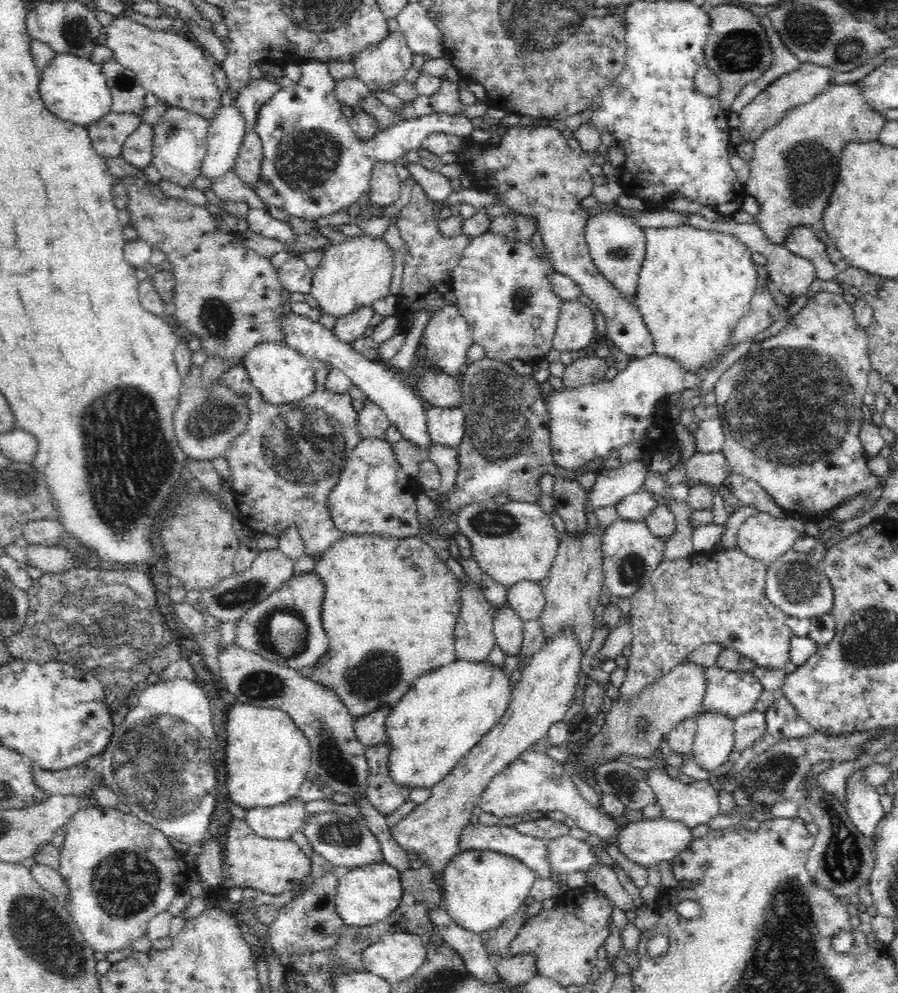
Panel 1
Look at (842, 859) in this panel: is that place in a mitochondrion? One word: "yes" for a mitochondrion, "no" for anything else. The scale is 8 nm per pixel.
yes

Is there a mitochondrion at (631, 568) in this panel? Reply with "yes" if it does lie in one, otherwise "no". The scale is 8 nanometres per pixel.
yes

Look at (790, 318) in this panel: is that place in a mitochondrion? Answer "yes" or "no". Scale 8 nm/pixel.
no

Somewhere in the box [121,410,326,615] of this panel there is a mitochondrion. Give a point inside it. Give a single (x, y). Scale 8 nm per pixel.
(230, 598)

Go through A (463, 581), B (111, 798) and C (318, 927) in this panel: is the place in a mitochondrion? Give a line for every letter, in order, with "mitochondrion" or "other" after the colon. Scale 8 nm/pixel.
A: other
B: mitochondrion
C: mitochondrion

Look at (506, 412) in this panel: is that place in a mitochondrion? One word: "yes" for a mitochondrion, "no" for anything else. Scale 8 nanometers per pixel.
yes

